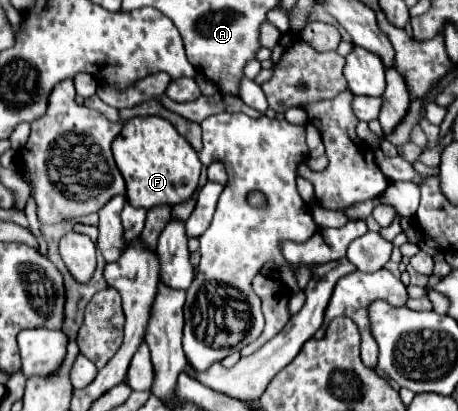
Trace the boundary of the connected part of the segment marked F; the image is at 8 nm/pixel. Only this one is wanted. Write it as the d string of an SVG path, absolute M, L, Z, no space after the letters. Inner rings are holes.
M159 116L133 118L125 122L119 138L113 142L113 156L127 184L127 202L135 208L151 210L155 206L175 206L191 198L199 184L201 162L189 142Z

